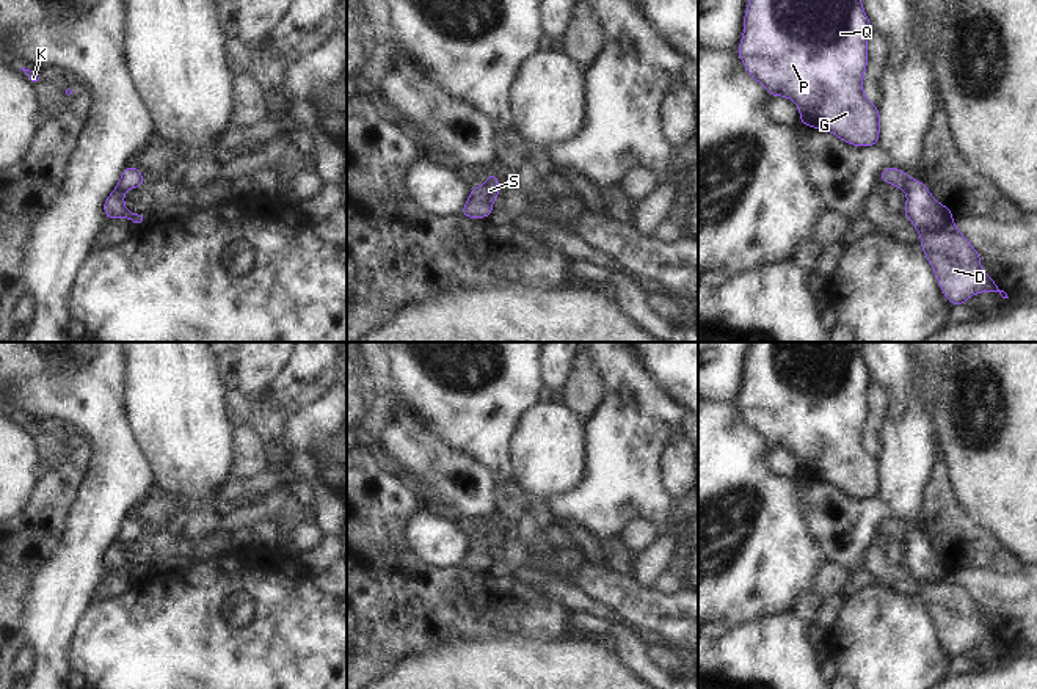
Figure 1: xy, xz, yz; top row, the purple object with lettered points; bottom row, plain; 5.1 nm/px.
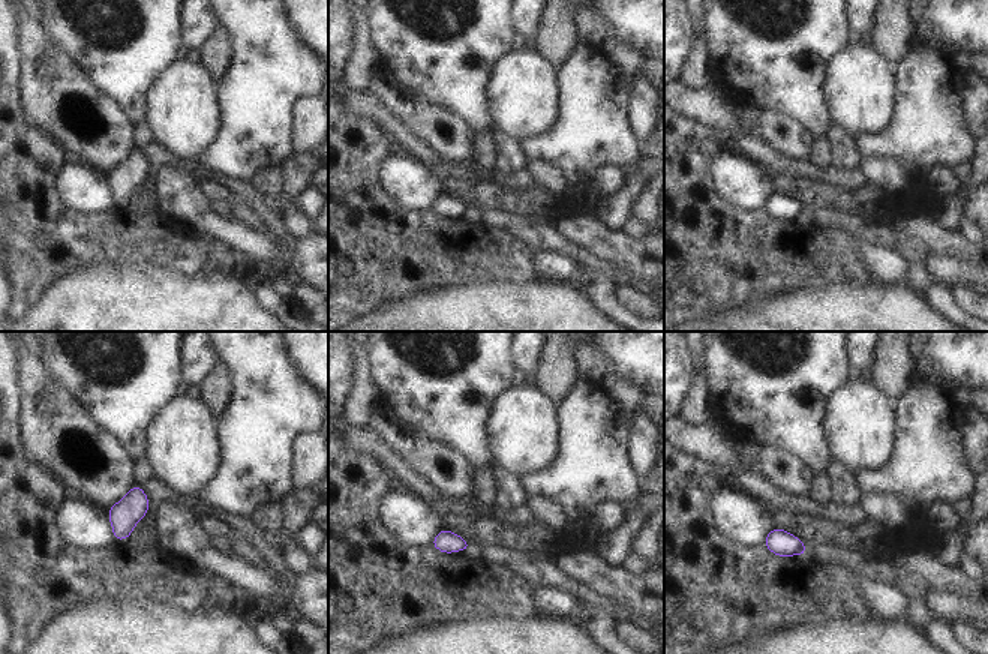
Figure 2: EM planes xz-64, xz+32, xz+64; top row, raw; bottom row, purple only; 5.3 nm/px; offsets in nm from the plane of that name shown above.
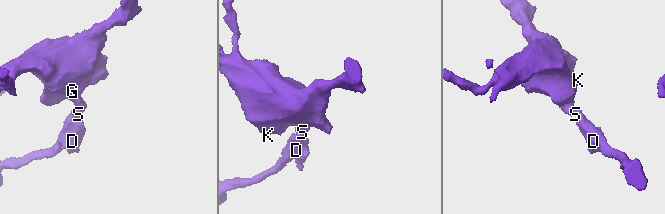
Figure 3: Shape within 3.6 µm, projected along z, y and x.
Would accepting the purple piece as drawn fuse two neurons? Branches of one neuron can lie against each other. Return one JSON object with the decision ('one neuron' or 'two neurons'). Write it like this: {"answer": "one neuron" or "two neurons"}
{"answer": "one neuron"}

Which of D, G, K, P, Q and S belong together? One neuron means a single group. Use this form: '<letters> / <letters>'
D G K P Q S

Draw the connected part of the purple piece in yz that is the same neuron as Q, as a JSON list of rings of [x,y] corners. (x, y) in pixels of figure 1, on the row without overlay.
[[[751,342],[744,369],[737,406],[748,425],[769,446],[792,450],[800,461],[800,476],[827,482],[852,498],[879,498],[880,465],[863,444],[869,411],[868,388],[872,377],[858,342]]]

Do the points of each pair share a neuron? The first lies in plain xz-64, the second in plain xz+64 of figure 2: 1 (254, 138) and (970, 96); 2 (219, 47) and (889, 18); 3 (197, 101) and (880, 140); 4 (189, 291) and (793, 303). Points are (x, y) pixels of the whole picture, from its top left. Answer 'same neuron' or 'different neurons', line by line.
1: different neurons
2: same neuron
3: different neurons
4: same neuron

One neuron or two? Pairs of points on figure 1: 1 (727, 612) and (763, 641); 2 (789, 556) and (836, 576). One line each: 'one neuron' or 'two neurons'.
1: two neurons
2: two neurons

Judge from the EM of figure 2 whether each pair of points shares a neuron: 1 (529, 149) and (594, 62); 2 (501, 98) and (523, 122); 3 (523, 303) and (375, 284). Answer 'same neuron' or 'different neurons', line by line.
1: same neuron
2: same neuron
3: different neurons

